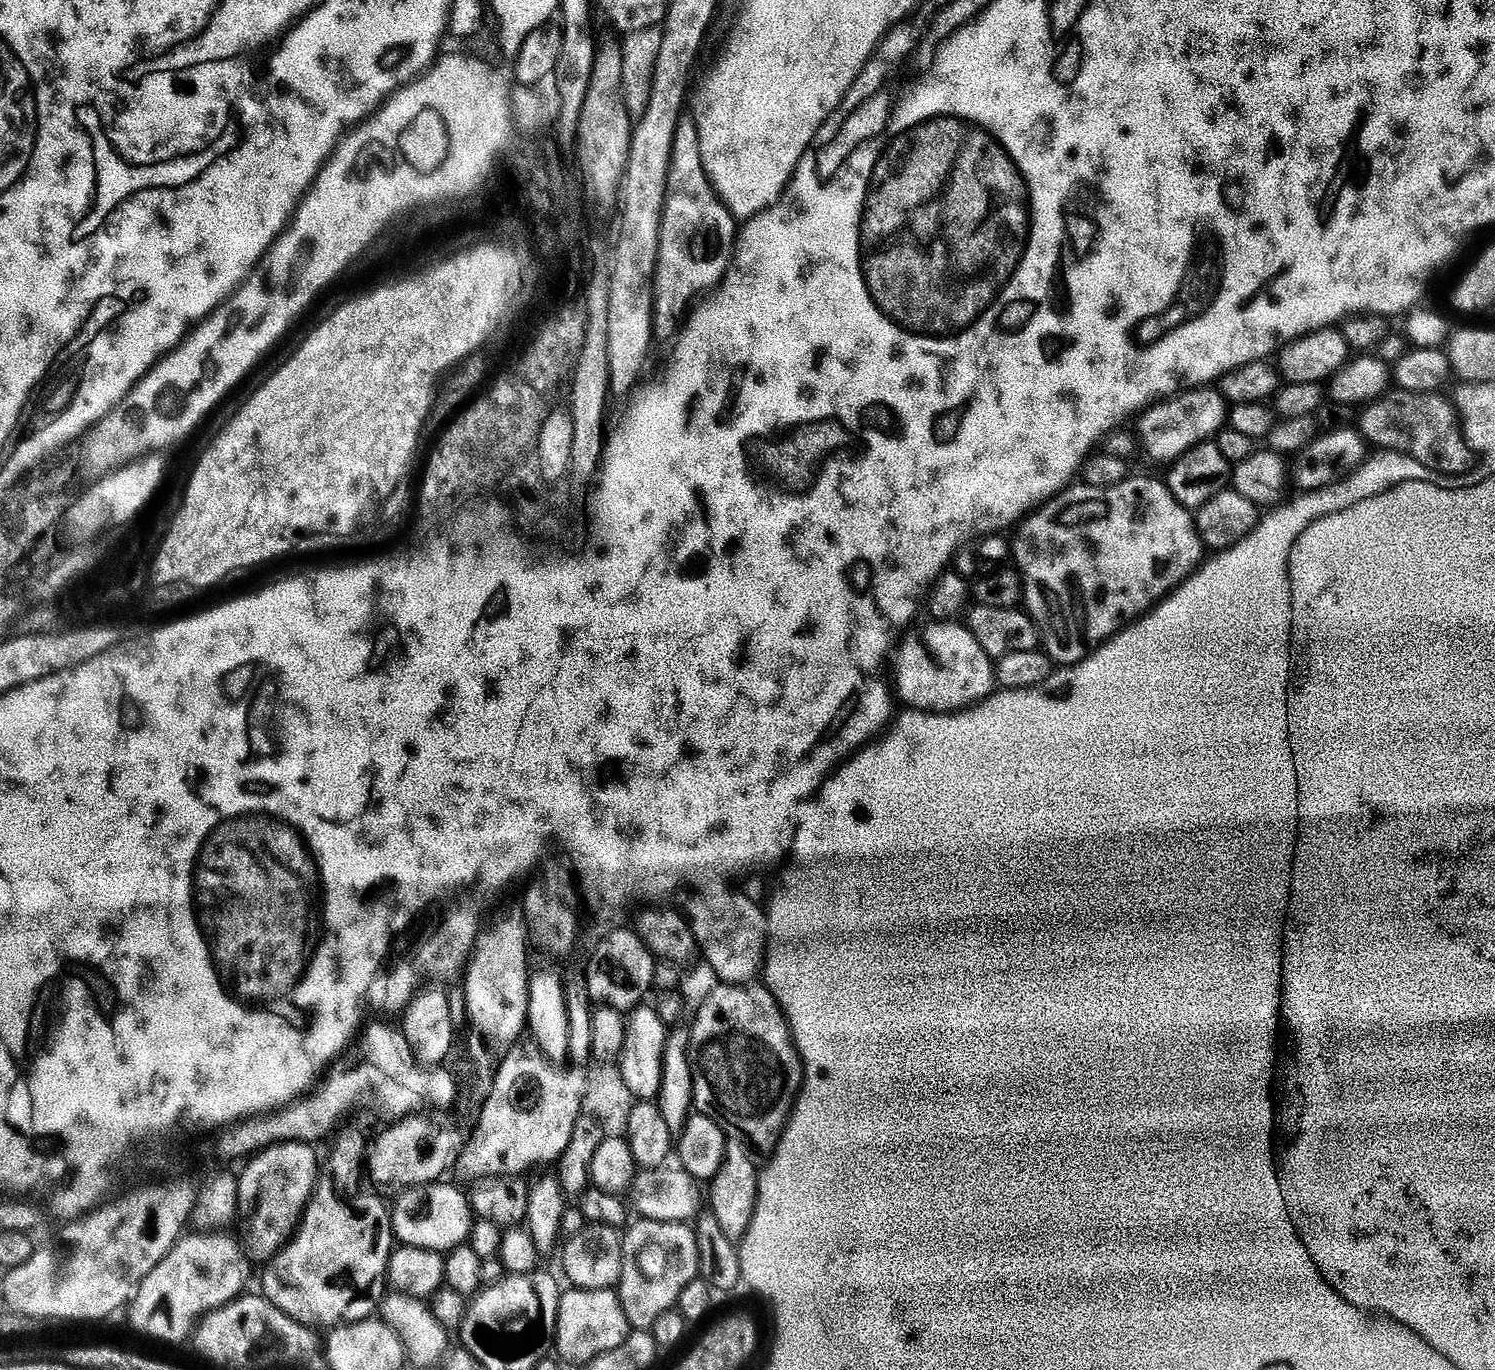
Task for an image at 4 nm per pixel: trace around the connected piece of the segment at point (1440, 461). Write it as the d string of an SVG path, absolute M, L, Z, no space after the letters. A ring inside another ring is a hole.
M1407 390L1389 391L1383 398L1372 401L1359 413L1364 421L1359 433L1369 445L1385 448L1388 452L1401 452L1409 456L1413 465L1429 473L1437 472L1445 478L1462 477L1474 467L1474 455L1464 434L1458 408L1440 394L1409 392Z

